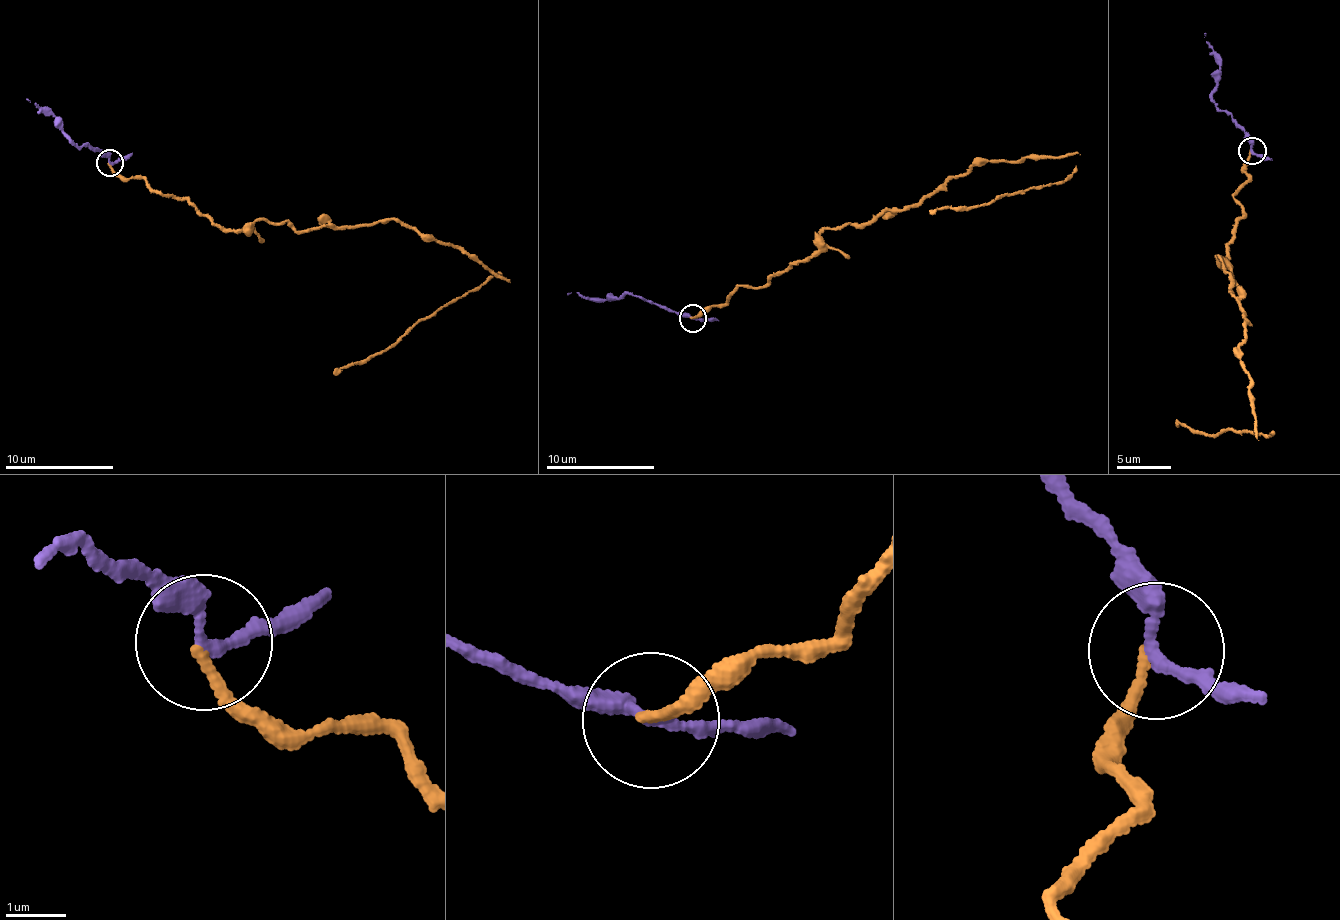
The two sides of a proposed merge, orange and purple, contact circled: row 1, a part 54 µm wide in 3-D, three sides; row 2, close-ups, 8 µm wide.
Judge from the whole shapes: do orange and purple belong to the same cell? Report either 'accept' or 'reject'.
reject

